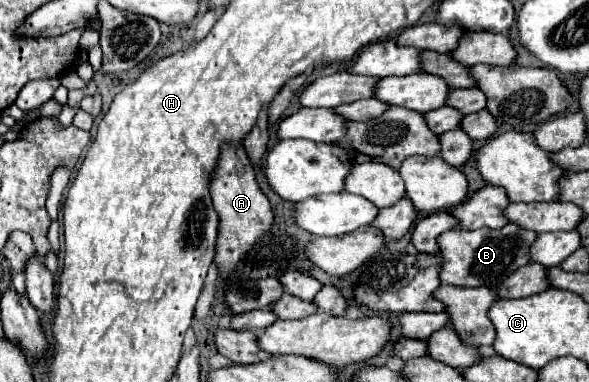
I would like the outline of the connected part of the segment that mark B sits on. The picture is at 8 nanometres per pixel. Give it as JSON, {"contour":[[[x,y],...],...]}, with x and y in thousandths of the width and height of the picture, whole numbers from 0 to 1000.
{"contour":[[[859,586],[849,602],[761,602],[750,607],[744,618],[744,649],[747,649],[747,670],[750,670],[750,691],[747,691],[747,738],[750,743],[767,743],[767,749],[829,749],[839,754],[839,743],[849,743],[866,712],[879,707],[883,696],[900,686],[900,639],[907,634],[907,613],[900,602],[879,597],[876,586]]]}

